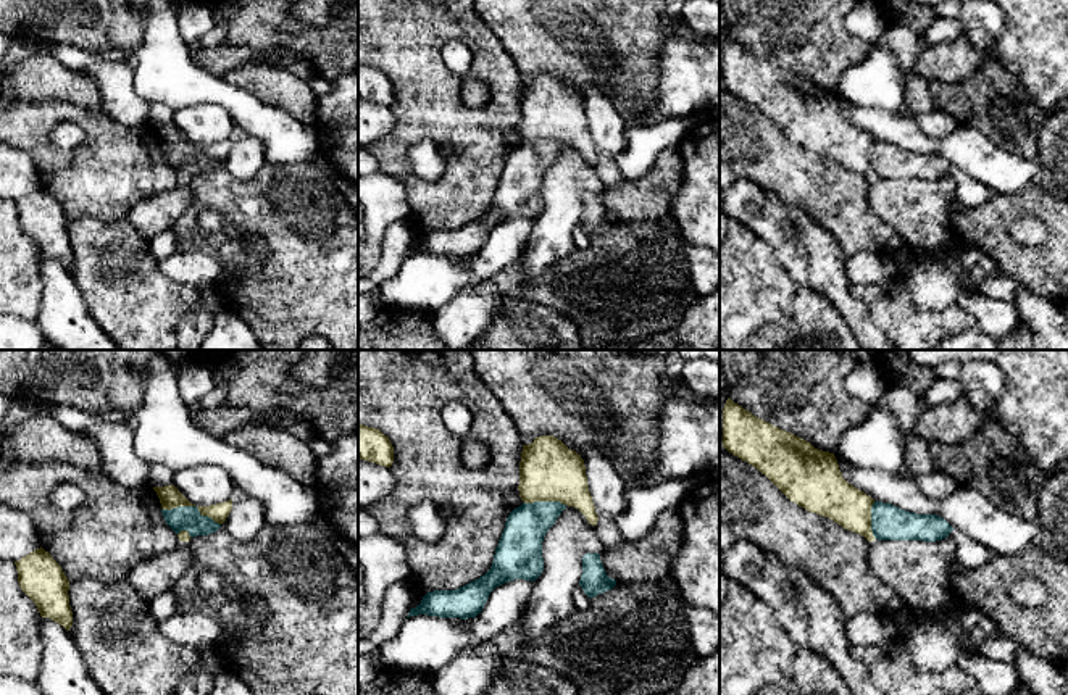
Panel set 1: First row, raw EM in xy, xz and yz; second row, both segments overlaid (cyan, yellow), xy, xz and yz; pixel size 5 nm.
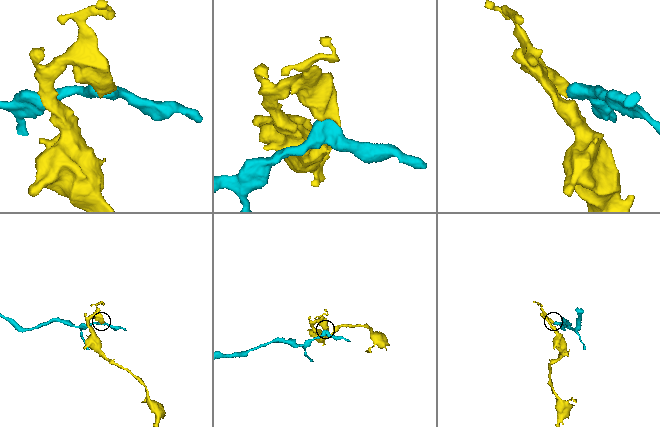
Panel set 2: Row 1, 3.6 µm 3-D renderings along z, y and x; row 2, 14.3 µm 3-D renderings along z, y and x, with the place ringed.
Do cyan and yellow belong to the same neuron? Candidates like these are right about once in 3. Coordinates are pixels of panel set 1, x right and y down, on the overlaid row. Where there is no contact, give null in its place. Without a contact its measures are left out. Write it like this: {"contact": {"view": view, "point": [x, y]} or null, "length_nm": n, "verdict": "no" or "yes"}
{"contact": {"view": "xy", "point": [192, 507]}, "length_nm": 300, "verdict": "no"}

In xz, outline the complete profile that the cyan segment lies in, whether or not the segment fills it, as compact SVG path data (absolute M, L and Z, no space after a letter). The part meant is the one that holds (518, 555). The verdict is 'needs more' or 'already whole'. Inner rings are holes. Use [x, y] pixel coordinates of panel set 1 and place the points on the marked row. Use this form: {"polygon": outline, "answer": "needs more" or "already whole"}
{"polygon": "M534 501L515 508L507 518L490 569L460 589L428 592L407 618L476 618L495 587L515 579L536 581L544 571L544 537L565 508L560 501Z", "answer": "already whole"}

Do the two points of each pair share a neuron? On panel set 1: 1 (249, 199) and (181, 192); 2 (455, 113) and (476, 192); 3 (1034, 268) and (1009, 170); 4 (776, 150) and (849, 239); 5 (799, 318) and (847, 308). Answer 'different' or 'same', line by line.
1: different
2: same
3: different
4: same
5: different

